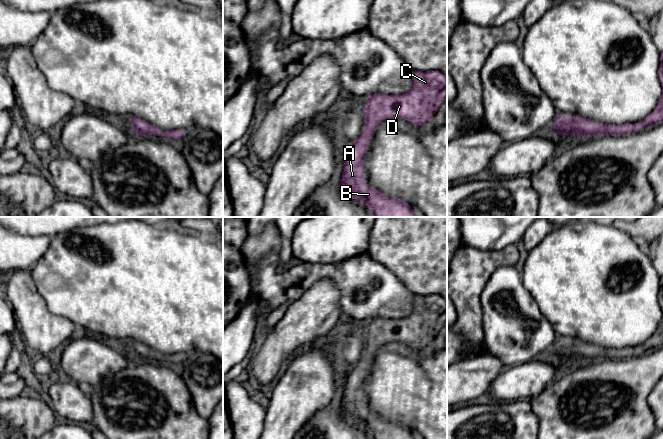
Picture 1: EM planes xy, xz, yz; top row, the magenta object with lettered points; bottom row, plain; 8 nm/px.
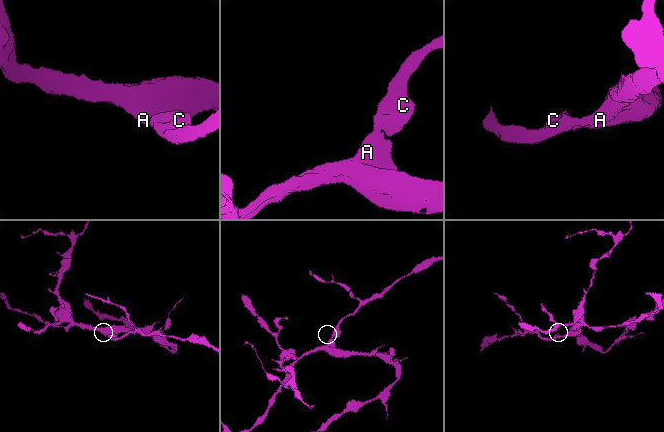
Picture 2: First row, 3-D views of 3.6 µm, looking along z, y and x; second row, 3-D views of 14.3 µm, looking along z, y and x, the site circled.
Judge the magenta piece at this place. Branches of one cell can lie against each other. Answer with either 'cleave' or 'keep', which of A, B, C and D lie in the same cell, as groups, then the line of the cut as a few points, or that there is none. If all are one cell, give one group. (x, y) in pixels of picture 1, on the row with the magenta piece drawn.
keep; A B C D; no cut

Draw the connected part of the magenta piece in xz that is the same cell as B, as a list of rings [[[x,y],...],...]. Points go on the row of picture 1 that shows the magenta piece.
[[[415,71],[414,84],[403,94],[371,95],[363,108],[363,135],[348,143],[343,151],[344,167],[340,180],[342,192],[362,201],[372,217],[419,217],[411,206],[399,198],[390,198],[375,187],[367,187],[364,173],[365,155],[378,125],[388,119],[401,118],[424,127],[431,121],[447,97],[447,77],[439,71]]]

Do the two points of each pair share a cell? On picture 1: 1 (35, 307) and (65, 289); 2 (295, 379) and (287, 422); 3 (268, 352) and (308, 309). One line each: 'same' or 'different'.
1: different
2: same
3: same

